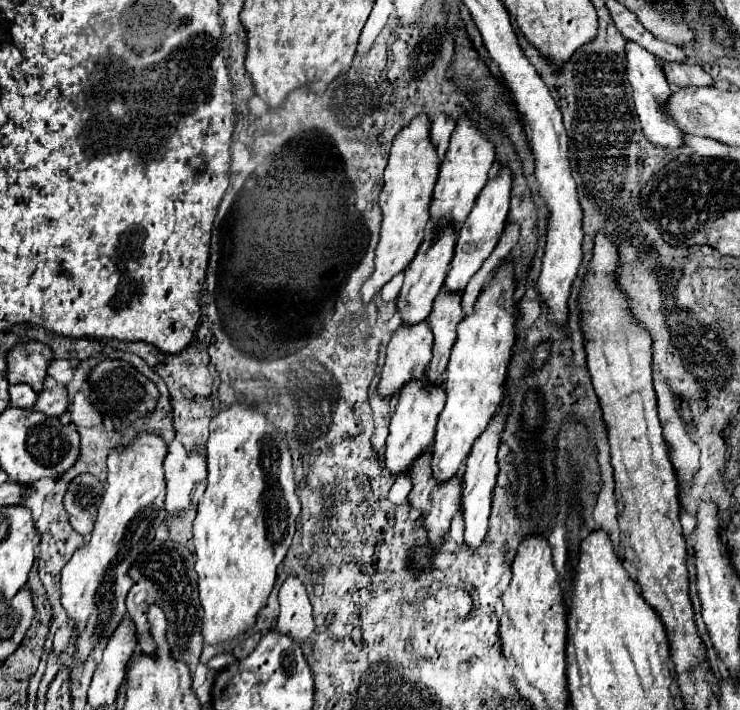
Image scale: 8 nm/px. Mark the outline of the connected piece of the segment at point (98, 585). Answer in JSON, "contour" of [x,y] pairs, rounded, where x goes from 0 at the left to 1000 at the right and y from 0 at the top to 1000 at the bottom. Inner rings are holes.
{"contour":[[[205,610],[189,613],[178,627],[168,630],[165,635],[149,635],[146,641],[146,675],[143,675],[143,692],[138,700],[138,708],[132,714],[132,731],[127,737],[127,745],[122,751],[122,759],[105,770],[97,782],[97,787],[84,801],[81,815],[81,849],[92,869],[103,877],[103,931],[116,934],[124,914],[141,900],[141,892],[154,892],[162,875],[173,866],[170,863],[170,835],[178,827],[178,815],[173,810],[178,793],[186,787],[186,782],[208,762],[211,745],[216,742],[222,725],[222,663],[219,649],[224,644],[224,624]]]}

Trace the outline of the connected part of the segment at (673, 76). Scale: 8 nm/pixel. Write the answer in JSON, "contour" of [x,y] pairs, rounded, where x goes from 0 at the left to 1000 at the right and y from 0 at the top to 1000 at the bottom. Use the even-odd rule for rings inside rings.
{"contour":[[[895,89],[895,100],[903,108],[903,117],[919,125],[930,120],[941,120],[941,123],[962,120],[959,106],[949,100],[949,94],[941,89]]]}

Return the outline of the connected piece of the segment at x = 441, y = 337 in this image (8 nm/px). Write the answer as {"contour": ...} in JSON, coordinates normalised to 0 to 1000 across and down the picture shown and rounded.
{"contour":[[[597,407],[578,446],[581,463],[586,469],[586,503],[576,523],[576,534],[581,542],[600,539],[600,523],[608,506],[611,486],[616,480],[616,461],[624,449],[627,449],[627,441],[622,432],[622,415],[611,415]]]}

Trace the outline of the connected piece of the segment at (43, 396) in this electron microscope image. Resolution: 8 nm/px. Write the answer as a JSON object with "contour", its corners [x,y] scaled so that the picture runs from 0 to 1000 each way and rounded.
{"contour":[[[70,537],[70,548],[59,545],[59,551],[51,554],[51,562],[46,568],[43,576],[65,585],[65,587],[78,587],[89,579],[92,573],[92,554],[89,554],[89,545],[84,542],[76,542],[76,537]]]}

